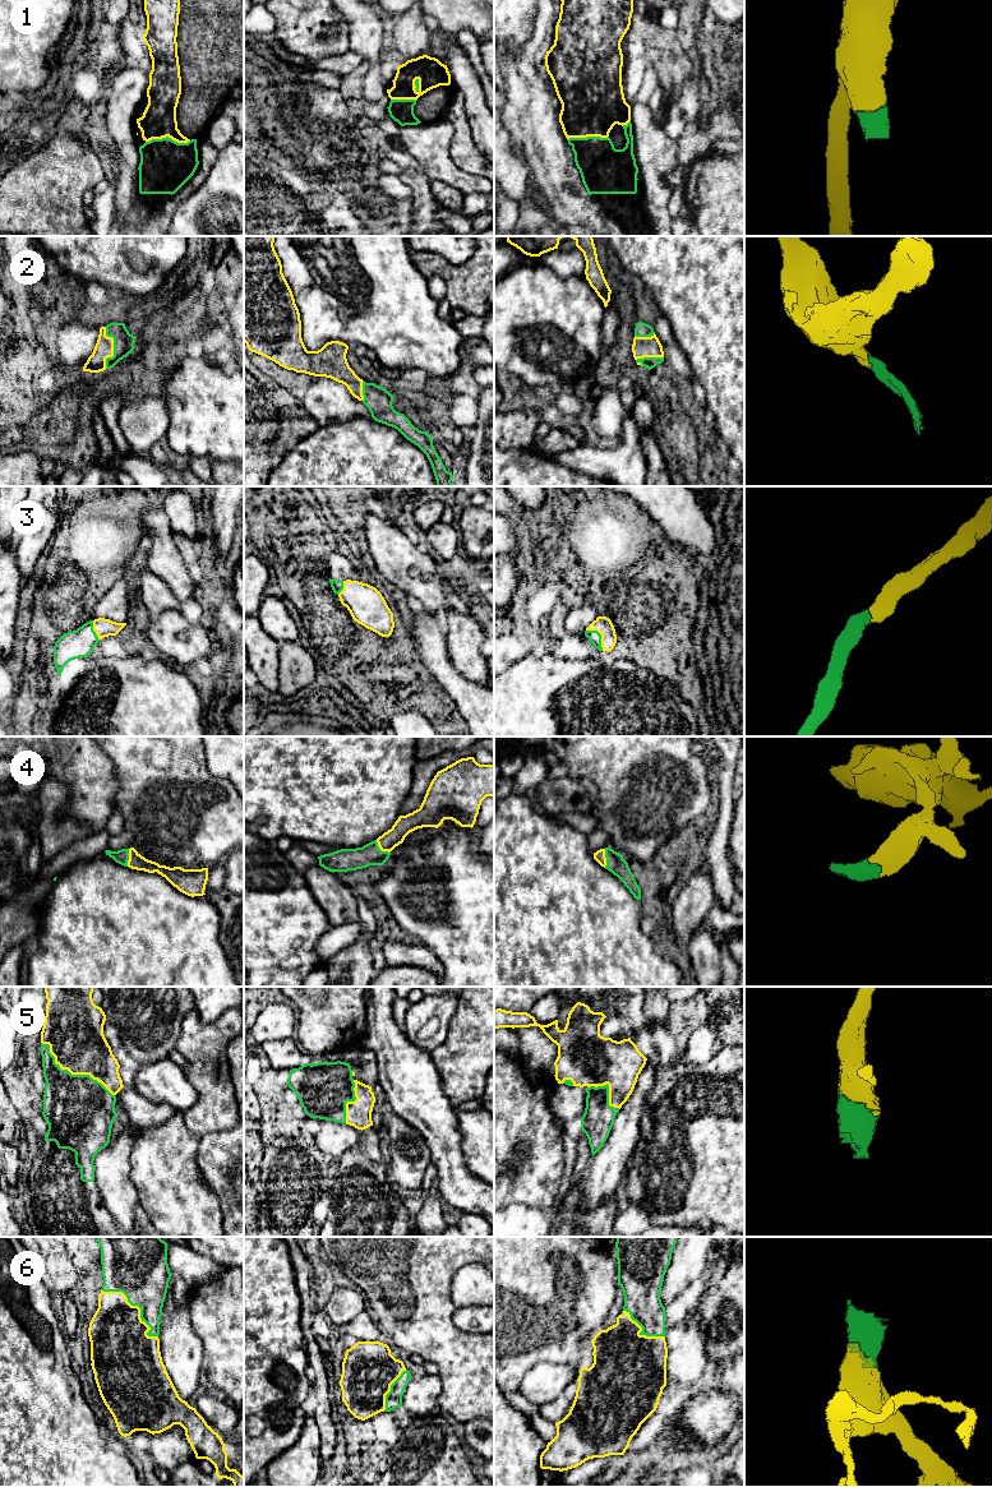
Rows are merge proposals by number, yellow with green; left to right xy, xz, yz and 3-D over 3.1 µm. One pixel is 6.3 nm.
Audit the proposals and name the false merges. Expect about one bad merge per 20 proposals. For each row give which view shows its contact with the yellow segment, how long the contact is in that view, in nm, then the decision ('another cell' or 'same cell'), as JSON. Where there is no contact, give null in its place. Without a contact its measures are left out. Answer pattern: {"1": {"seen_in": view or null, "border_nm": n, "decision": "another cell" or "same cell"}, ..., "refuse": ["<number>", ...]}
{"1": {"seen_in": "xy", "border_nm": 280, "decision": "same cell"}, "2": {"seen_in": "xy", "border_nm": 260, "decision": "same cell"}, "3": {"seen_in": "yz", "border_nm": 170, "decision": "same cell"}, "4": {"seen_in": "xz", "border_nm": 120, "decision": "same cell"}, "5": {"seen_in": "xy", "border_nm": 550, "decision": "same cell"}, "6": {"seen_in": "xy", "border_nm": 460, "decision": "same cell"}, "refuse": []}

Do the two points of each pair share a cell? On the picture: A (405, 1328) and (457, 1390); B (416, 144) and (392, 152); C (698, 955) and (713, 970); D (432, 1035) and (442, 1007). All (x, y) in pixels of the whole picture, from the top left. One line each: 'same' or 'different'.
A: same
B: different
C: same
D: same

